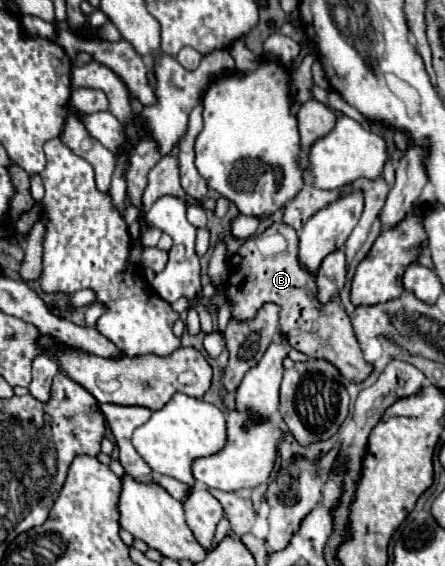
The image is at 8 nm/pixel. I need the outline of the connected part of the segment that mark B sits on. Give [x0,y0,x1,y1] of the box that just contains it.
[225,224,371,382]

